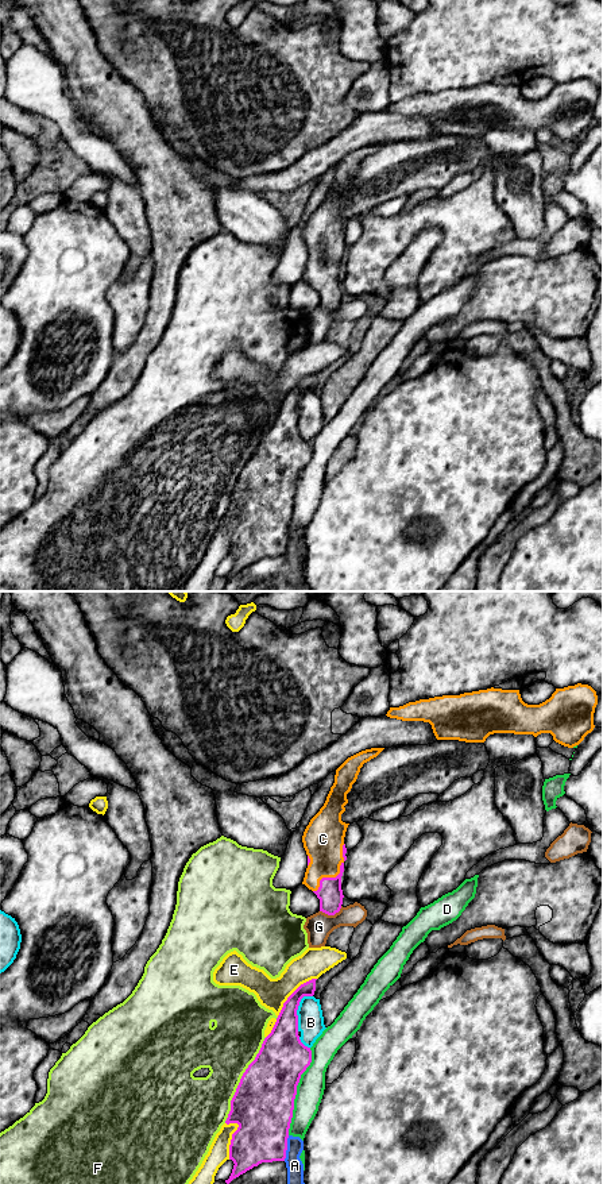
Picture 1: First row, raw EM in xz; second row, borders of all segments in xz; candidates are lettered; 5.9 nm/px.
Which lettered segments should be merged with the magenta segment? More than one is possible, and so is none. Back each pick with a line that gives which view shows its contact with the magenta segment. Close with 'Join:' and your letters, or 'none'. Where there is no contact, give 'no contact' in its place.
C: contact in xz
Join: C

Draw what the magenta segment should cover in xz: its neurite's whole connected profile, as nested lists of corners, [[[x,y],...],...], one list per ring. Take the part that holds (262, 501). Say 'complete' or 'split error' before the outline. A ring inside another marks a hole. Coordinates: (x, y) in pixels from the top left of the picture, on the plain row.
complete; [[[312,374],[301,379],[283,398],[283,402],[277,413],[271,428],[264,433],[259,448],[255,455],[248,460],[243,468],[236,487],[231,495],[231,506],[225,516],[227,520],[237,518],[237,525],[232,529],[229,540],[229,555],[233,556],[233,564],[227,579],[233,574],[246,568],[247,566],[258,562],[262,558],[285,556],[287,545],[289,524],[293,513],[294,494],[297,490],[297,481],[301,470],[312,458],[312,446],[305,441],[298,431],[298,410],[297,405],[304,392],[313,392],[316,386],[316,375]]]

